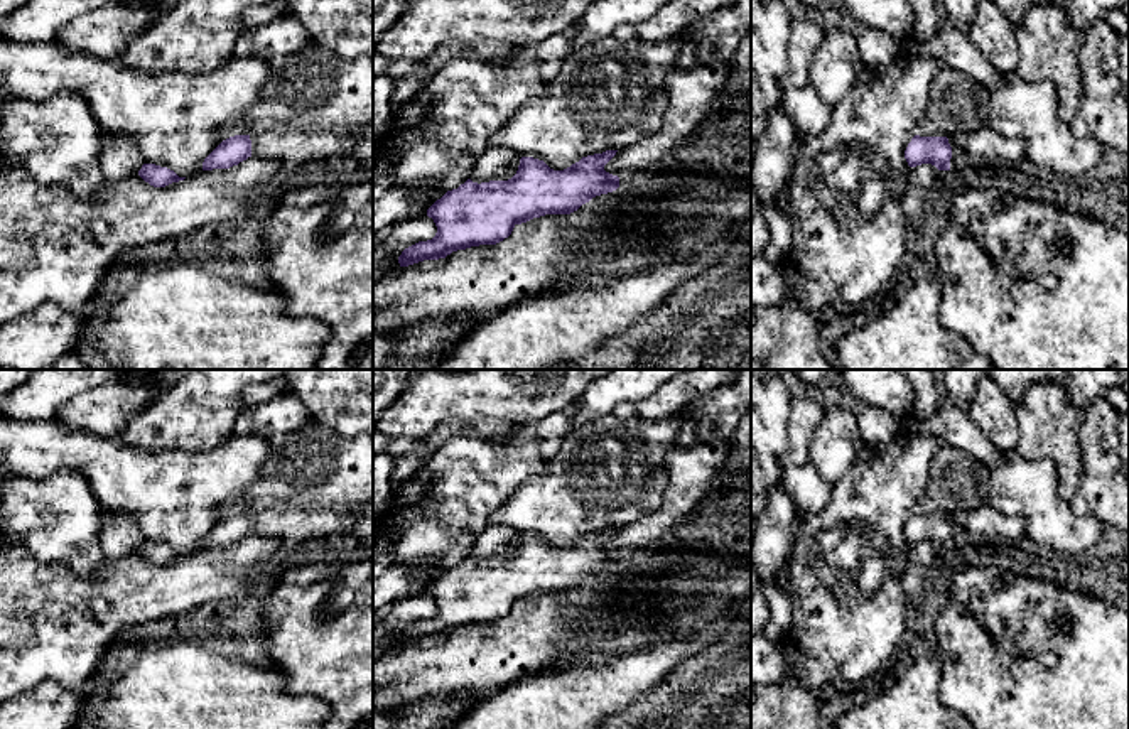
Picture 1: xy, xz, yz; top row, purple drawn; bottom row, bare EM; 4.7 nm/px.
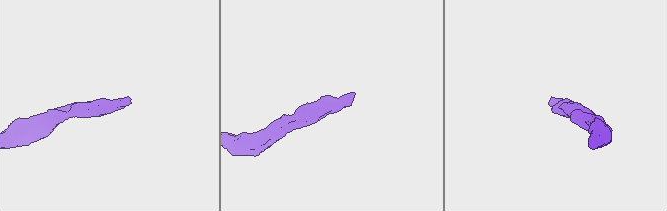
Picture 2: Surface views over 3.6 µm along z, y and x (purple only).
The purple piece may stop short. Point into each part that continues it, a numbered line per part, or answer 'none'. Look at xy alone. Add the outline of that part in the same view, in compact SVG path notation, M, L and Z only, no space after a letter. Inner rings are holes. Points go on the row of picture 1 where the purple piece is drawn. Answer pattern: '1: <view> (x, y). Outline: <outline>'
1: xy (294, 147). Outline: M263 132L250 135L251 157L278 160L289 165L348 162L353 138L348 133L314 132Z

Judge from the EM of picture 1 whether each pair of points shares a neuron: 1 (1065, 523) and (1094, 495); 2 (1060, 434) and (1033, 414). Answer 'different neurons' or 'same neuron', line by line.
1: different neurons
2: same neuron

